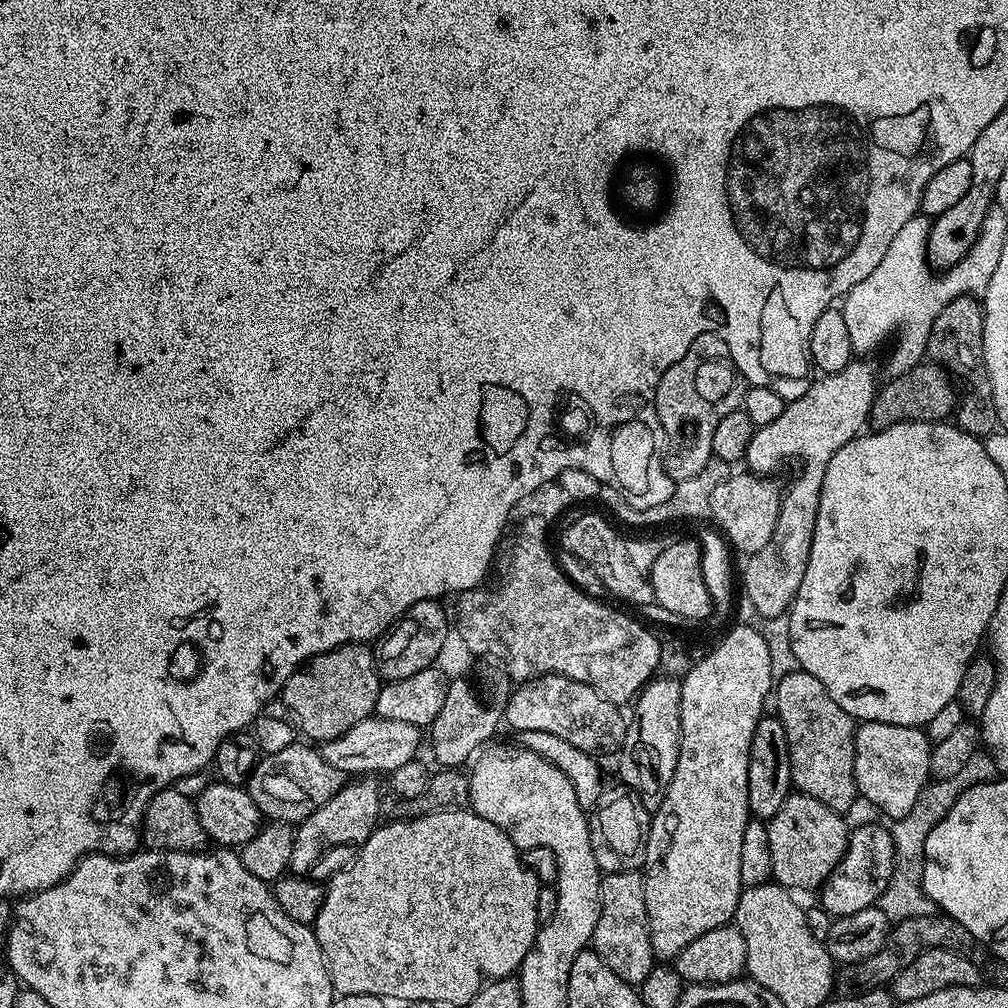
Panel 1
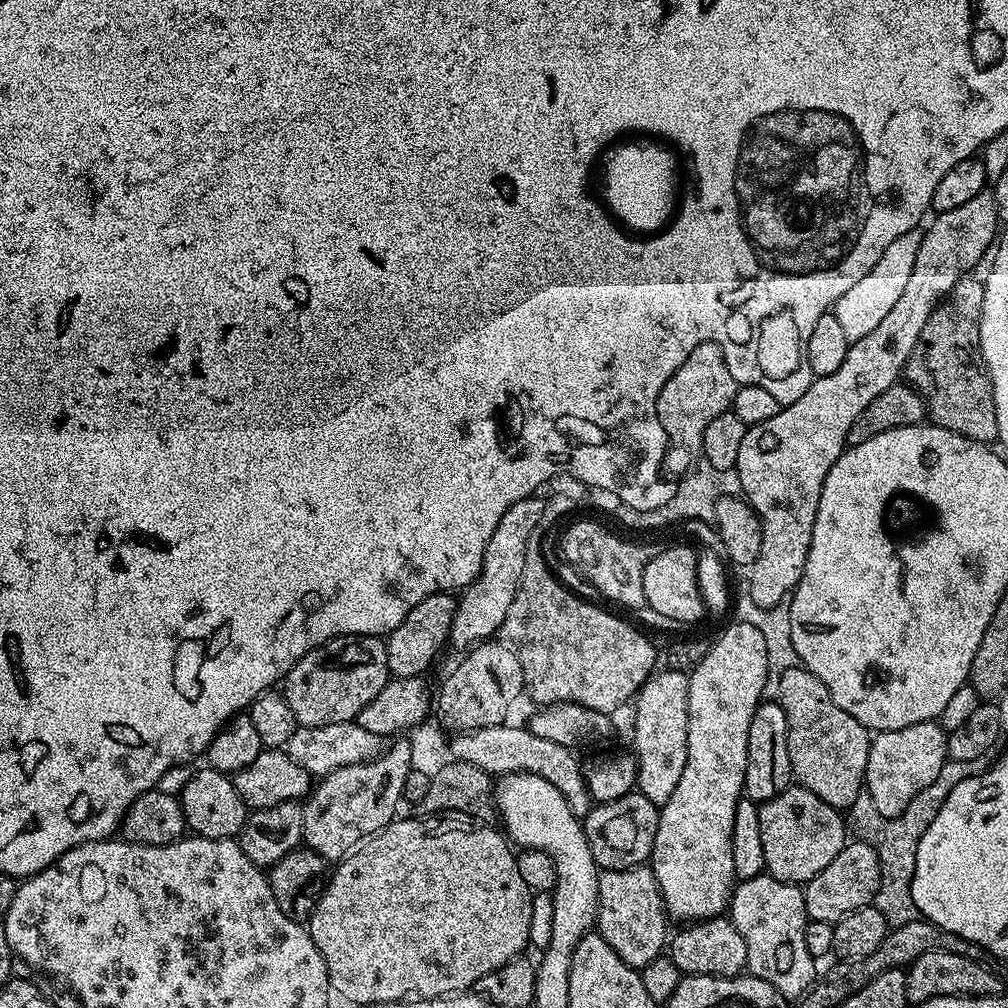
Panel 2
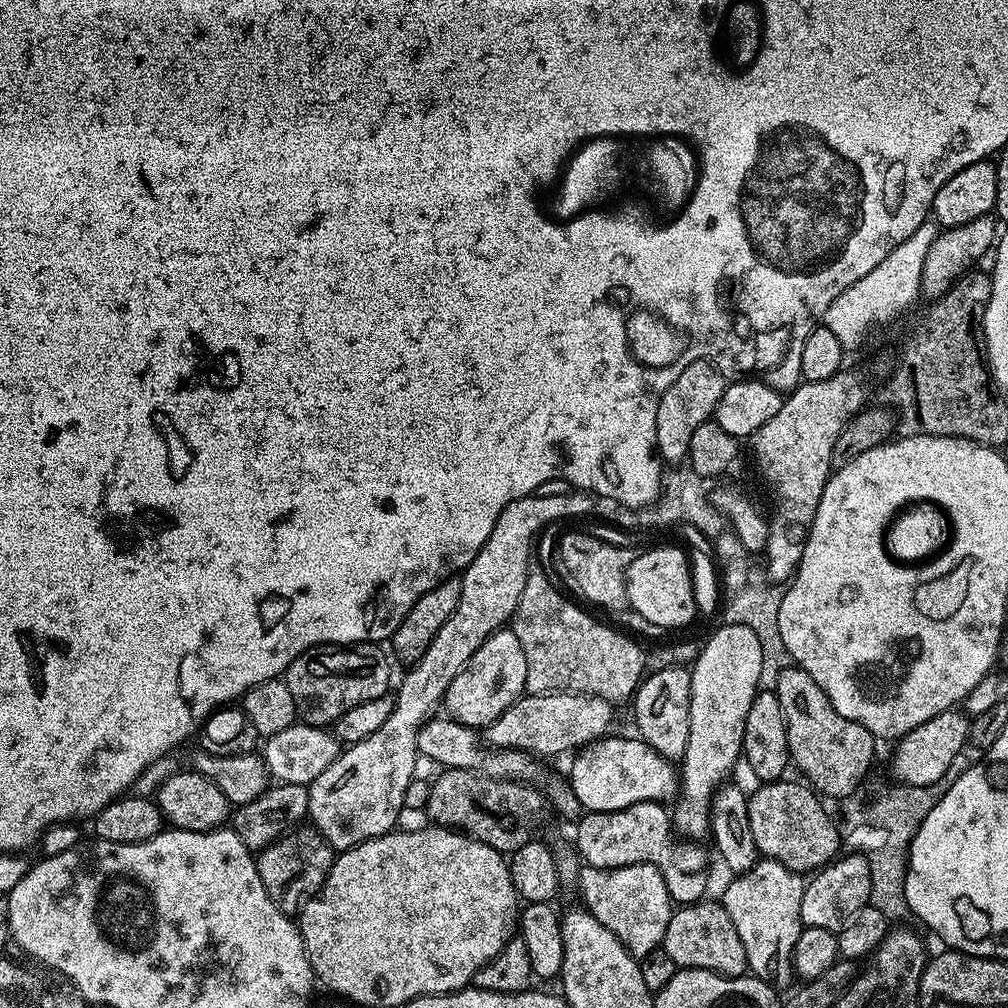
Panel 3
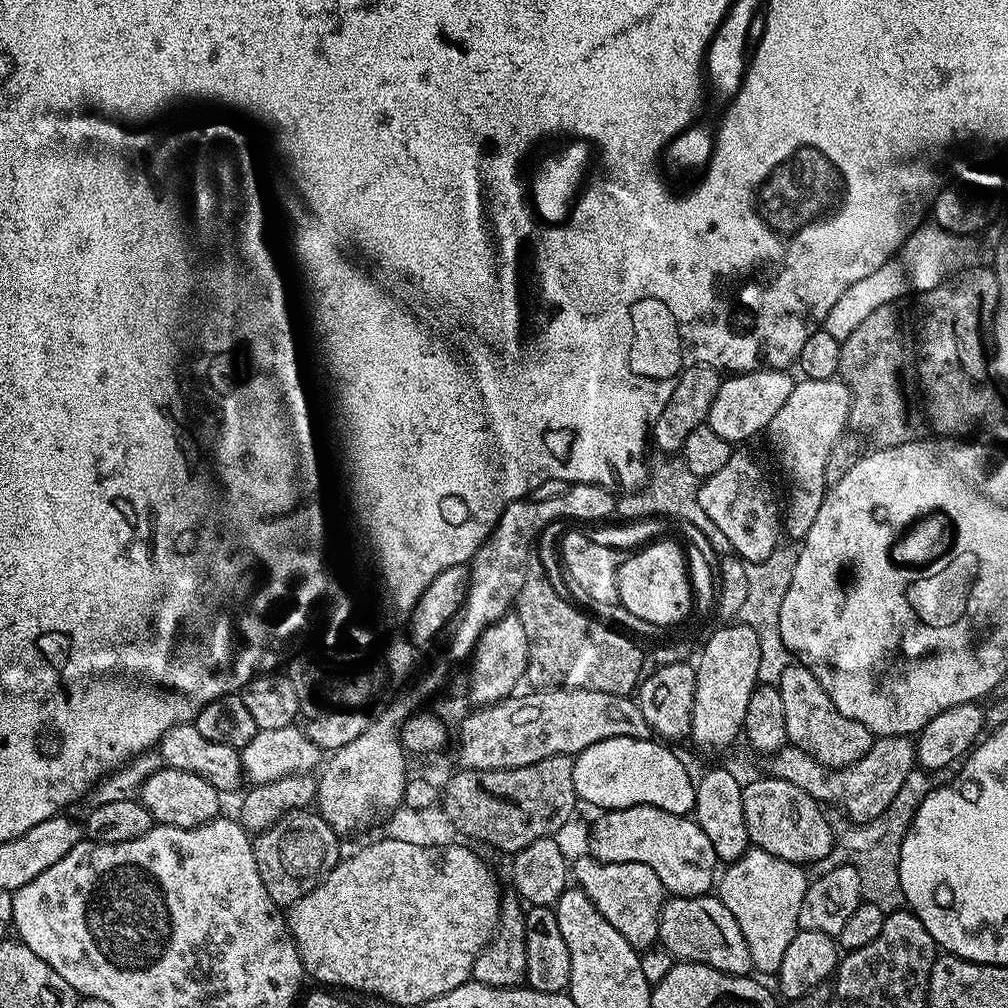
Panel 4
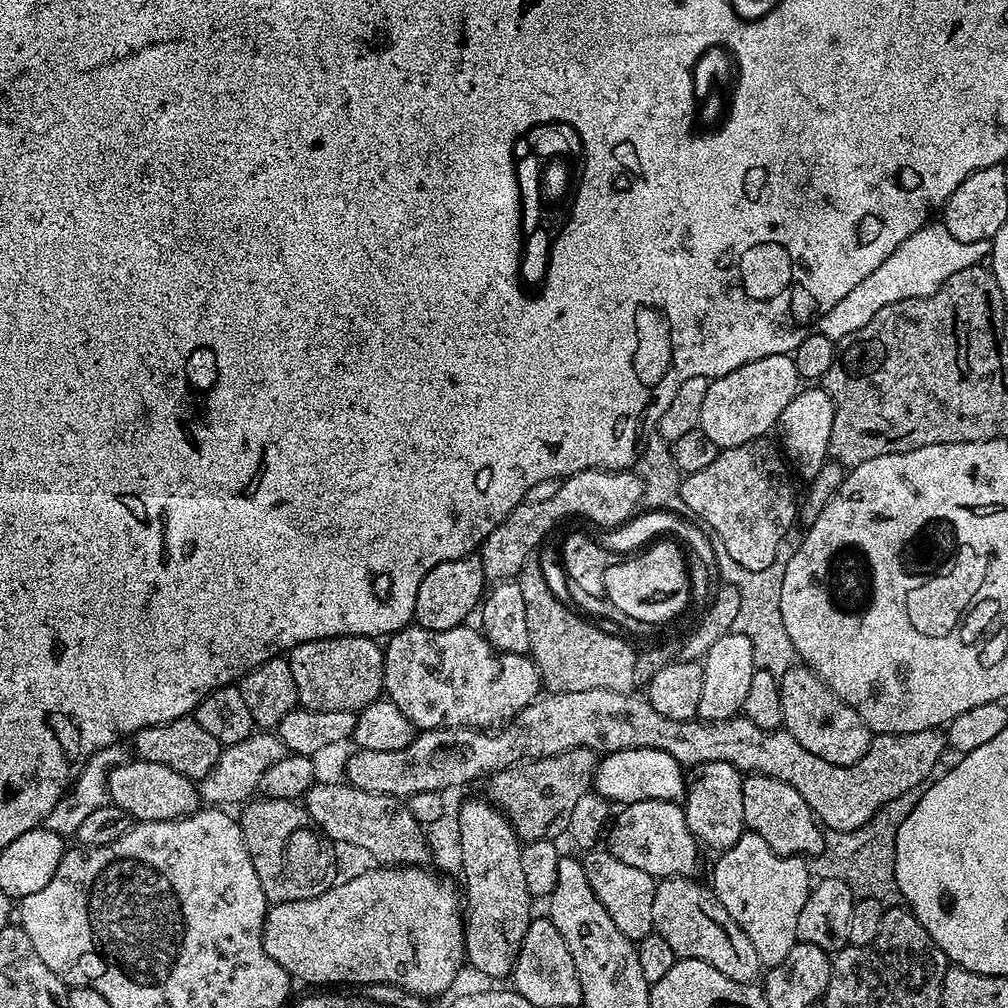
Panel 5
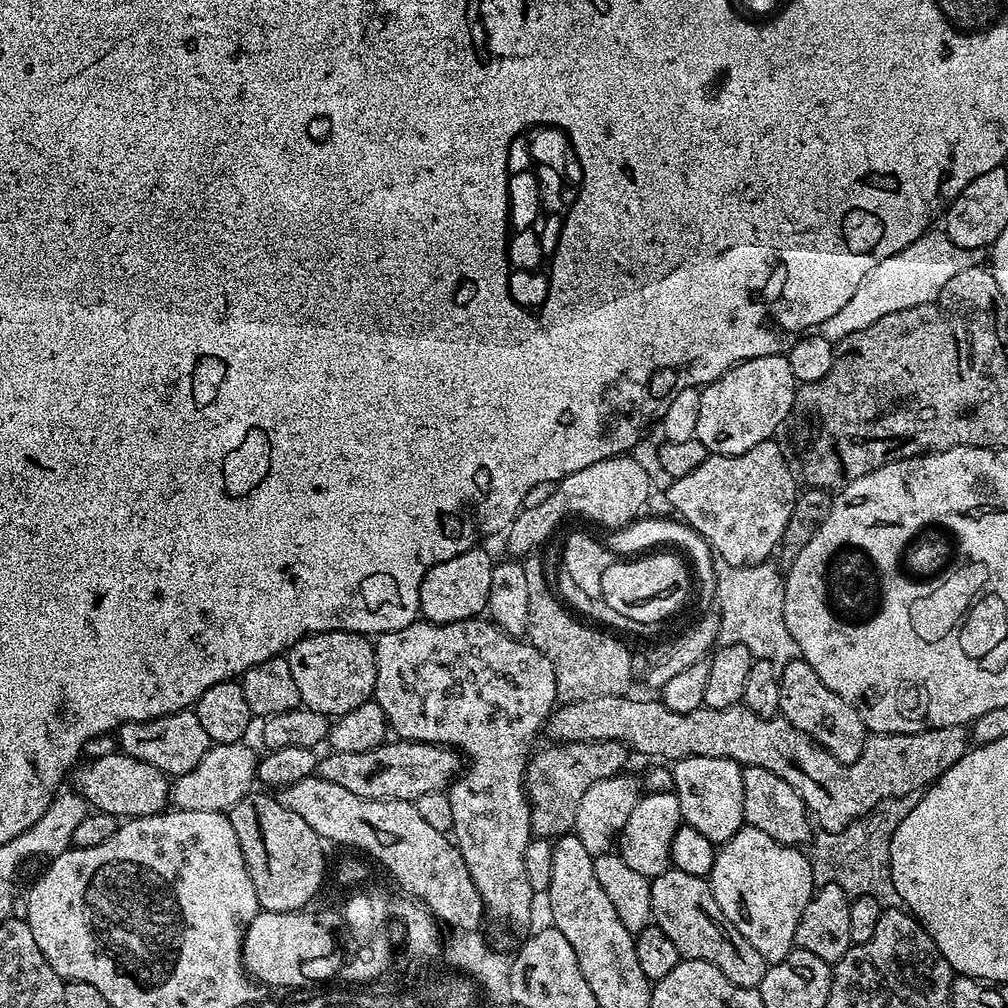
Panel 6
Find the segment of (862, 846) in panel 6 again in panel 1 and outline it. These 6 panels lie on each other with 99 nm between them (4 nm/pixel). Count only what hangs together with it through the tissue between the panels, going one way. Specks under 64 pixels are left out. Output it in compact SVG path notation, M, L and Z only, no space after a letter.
M977 754L972 756L970 762L966 762L966 766L962 766L962 770L958 770L958 774L945 780L933 779L925 784L922 794L918 794L918 802L914 802L913 808L910 809L910 814L906 814L891 825L890 831L894 842L894 866L890 874L890 882L878 901L879 908L884 911L890 922L915 916L933 915L934 905L924 892L924 883L922 882L926 838L930 834L930 830L934 830L934 826L938 826L938 822L942 822L942 818L946 818L950 806L954 806L956 799L967 788L972 788L975 784L985 784L988 780L993 779L993 768L994 761L991 755Z

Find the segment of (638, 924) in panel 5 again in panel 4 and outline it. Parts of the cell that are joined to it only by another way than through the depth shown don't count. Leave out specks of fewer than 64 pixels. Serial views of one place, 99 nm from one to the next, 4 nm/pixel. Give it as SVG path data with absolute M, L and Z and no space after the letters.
M583 854L570 864L570 872L575 883L590 898L590 902L630 942L637 950L651 948L660 935L660 909L664 907L666 893L658 874L650 866L638 862L610 862L603 864L591 854Z

